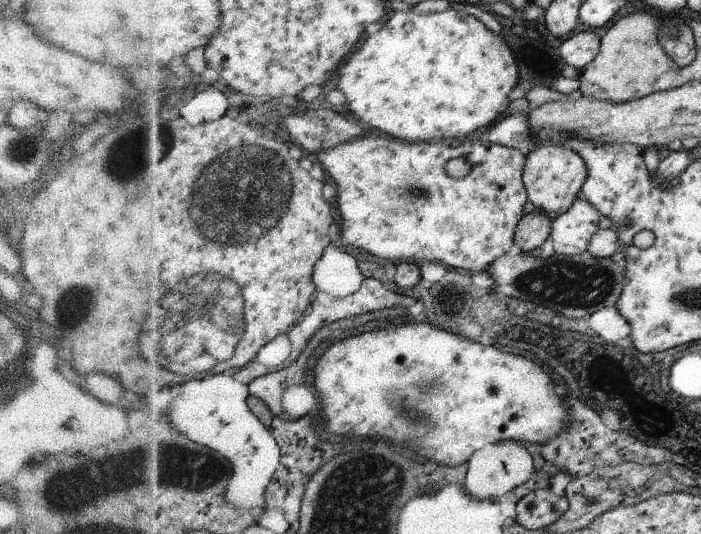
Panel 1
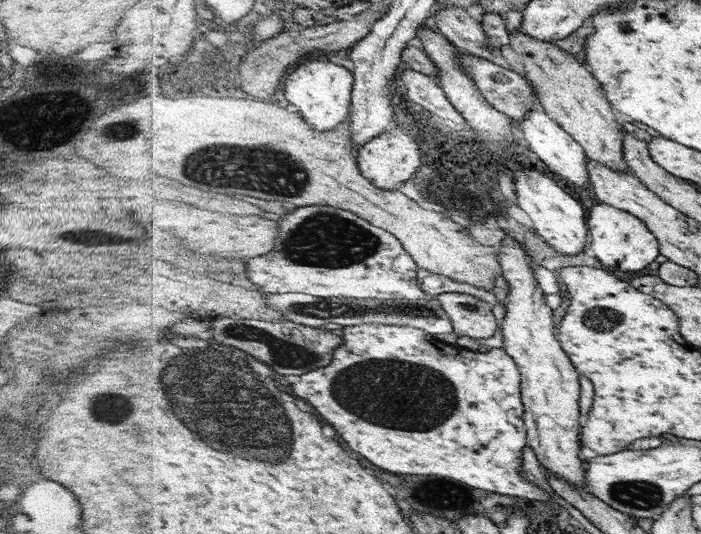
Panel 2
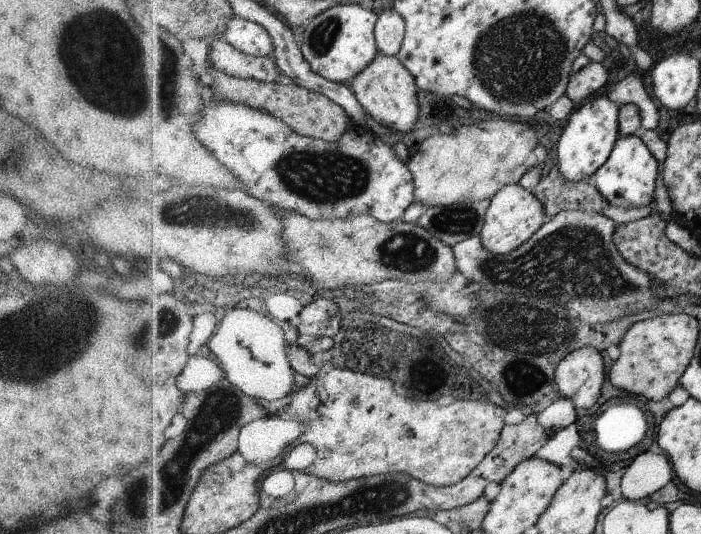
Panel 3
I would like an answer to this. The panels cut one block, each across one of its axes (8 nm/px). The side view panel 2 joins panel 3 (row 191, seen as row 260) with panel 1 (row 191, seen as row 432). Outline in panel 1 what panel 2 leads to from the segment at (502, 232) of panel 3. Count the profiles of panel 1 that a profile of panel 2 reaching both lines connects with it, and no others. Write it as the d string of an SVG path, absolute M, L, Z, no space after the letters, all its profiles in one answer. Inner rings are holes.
M544 143L525 155L524 186L528 189L528 200L536 210L543 212L551 220L567 212L575 202L584 180L587 180L585 159L568 146L558 143Z

